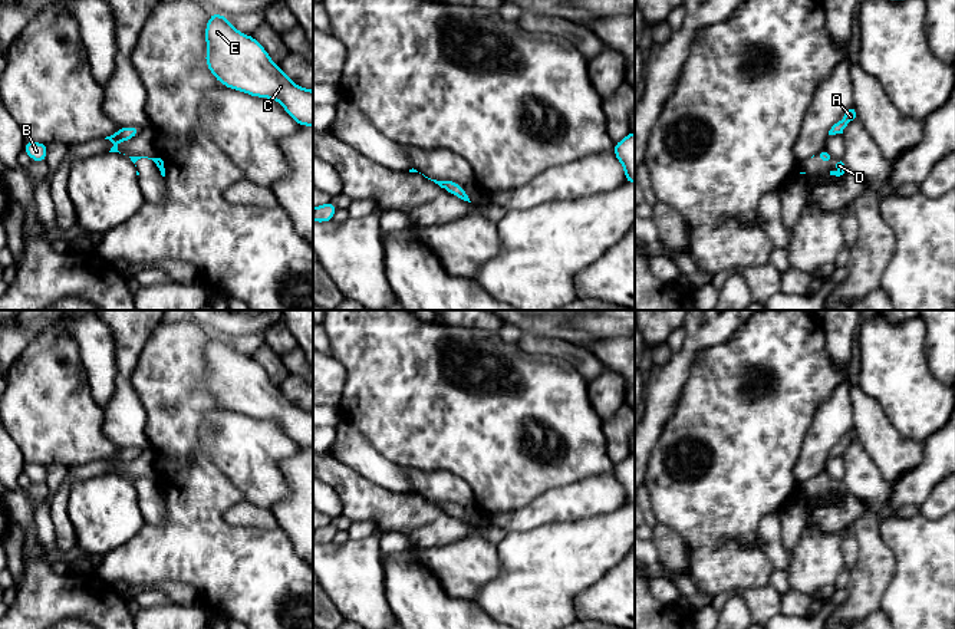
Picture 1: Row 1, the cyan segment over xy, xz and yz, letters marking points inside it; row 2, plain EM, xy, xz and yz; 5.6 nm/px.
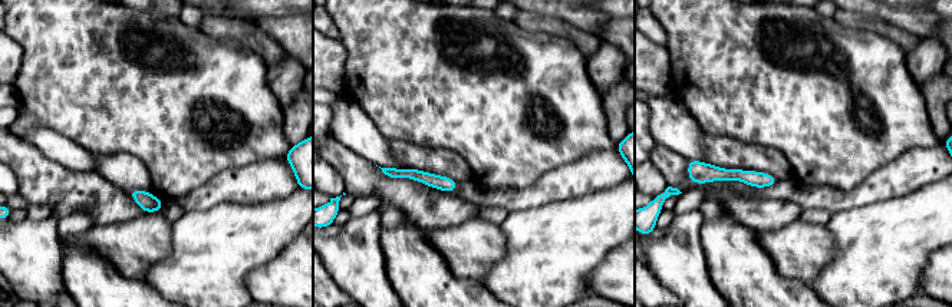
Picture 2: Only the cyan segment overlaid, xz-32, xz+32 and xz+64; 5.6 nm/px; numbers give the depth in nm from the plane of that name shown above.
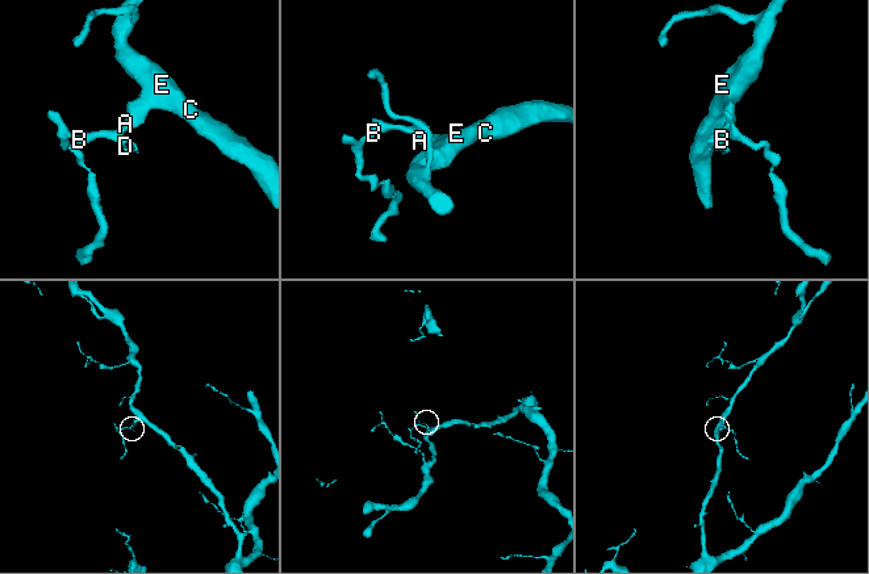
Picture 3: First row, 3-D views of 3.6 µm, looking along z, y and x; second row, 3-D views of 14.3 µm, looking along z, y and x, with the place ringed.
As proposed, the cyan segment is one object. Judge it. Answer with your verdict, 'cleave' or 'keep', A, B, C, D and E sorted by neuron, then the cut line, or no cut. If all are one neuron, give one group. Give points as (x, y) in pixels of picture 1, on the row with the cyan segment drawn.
keep; groups A B C D E; cut none

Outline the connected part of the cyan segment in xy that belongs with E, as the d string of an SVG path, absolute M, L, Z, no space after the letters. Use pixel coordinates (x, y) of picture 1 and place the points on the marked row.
M211 13L205 45L204 60L221 85L274 99L297 125L313 126L313 90L292 82L254 36L238 32L228 17Z

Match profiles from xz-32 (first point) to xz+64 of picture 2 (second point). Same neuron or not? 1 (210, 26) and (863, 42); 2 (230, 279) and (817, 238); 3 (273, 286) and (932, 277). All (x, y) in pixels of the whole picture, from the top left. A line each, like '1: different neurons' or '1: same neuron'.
1: different neurons
2: different neurons
3: same neuron

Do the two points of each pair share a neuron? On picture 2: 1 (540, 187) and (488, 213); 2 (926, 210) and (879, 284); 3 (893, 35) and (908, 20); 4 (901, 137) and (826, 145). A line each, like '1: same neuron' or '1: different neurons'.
1: different neurons
2: same neuron
3: different neurons
4: same neuron

